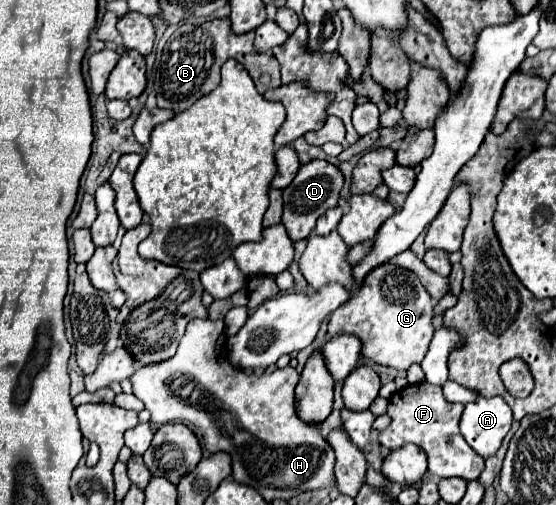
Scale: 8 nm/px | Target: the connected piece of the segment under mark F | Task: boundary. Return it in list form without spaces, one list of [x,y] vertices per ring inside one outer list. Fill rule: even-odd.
[[[427,381],[407,385],[405,389],[399,389],[391,395],[387,409],[391,425],[381,431],[379,441],[389,449],[397,449],[407,443],[419,445],[427,453],[429,473],[437,477],[463,477],[467,481],[479,479],[485,461],[467,445],[459,433],[459,419],[463,409],[465,407],[461,403],[447,403],[439,385],[431,385]]]

